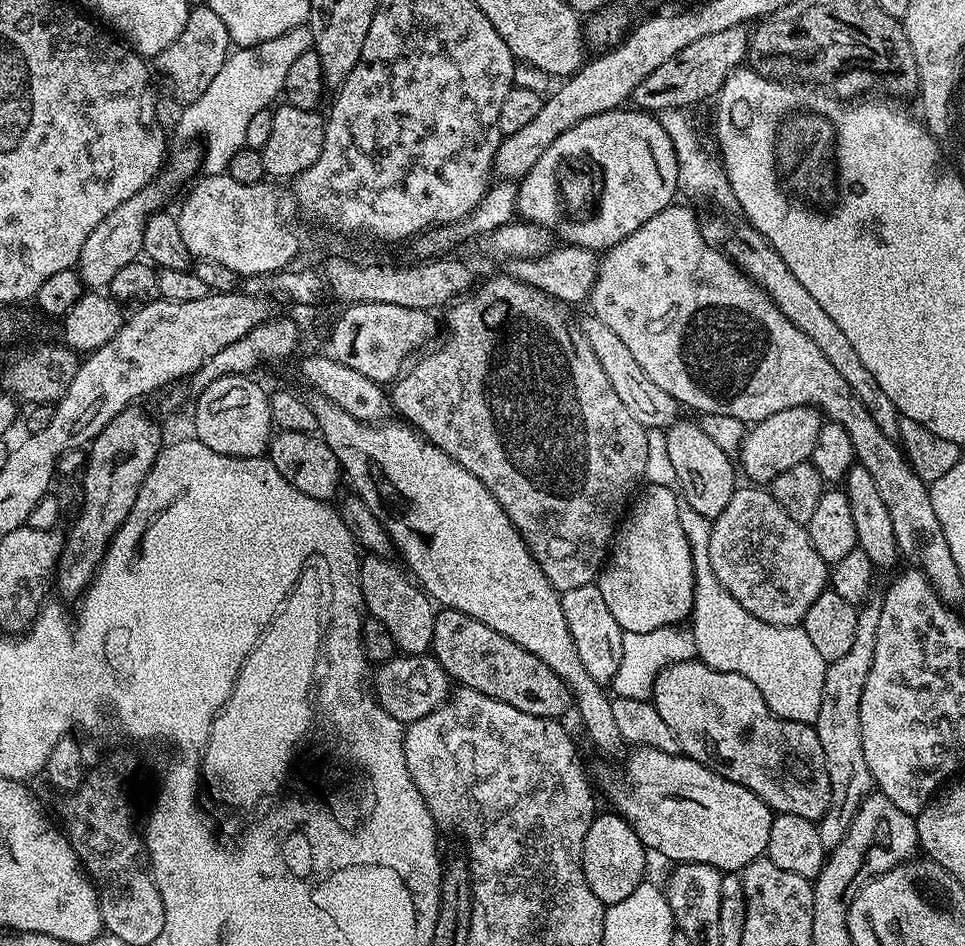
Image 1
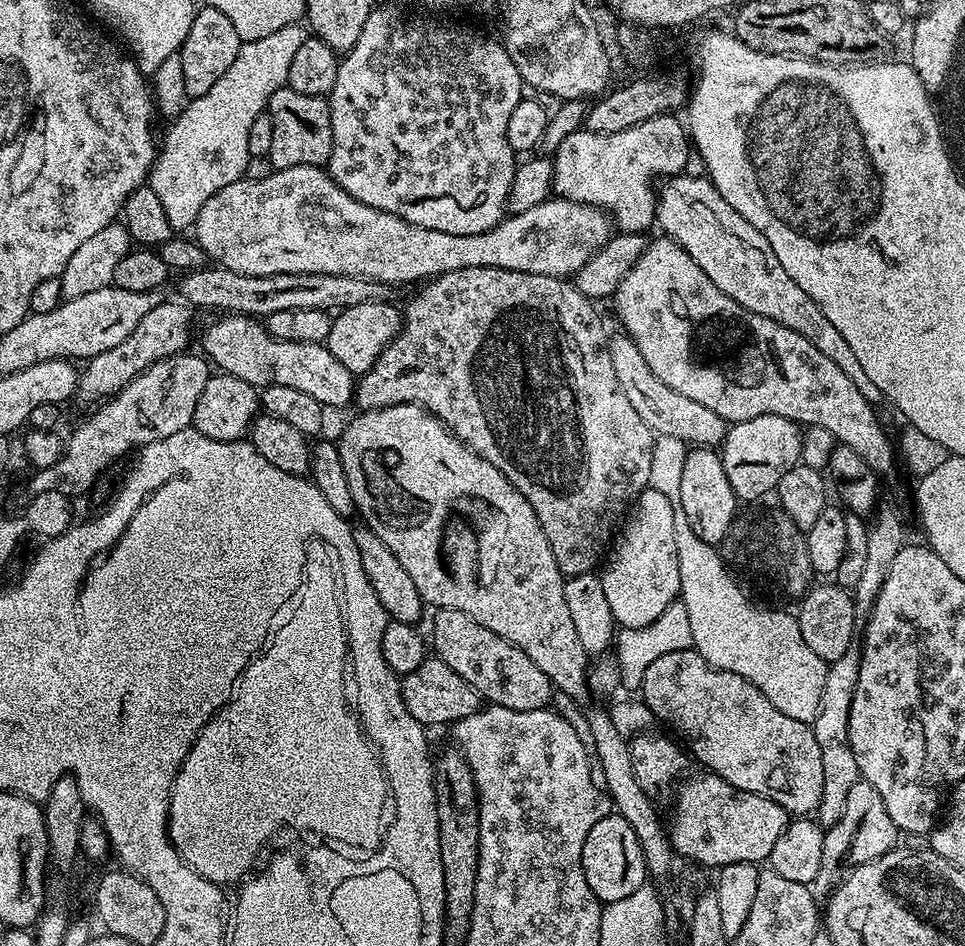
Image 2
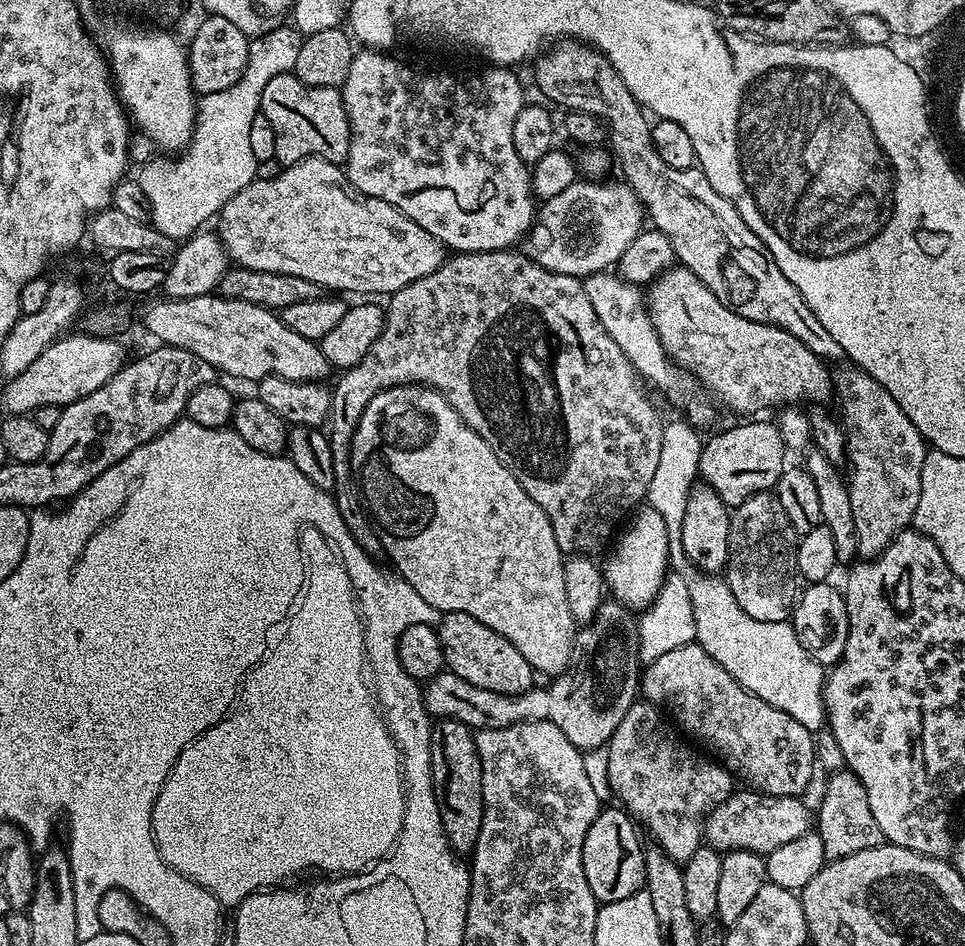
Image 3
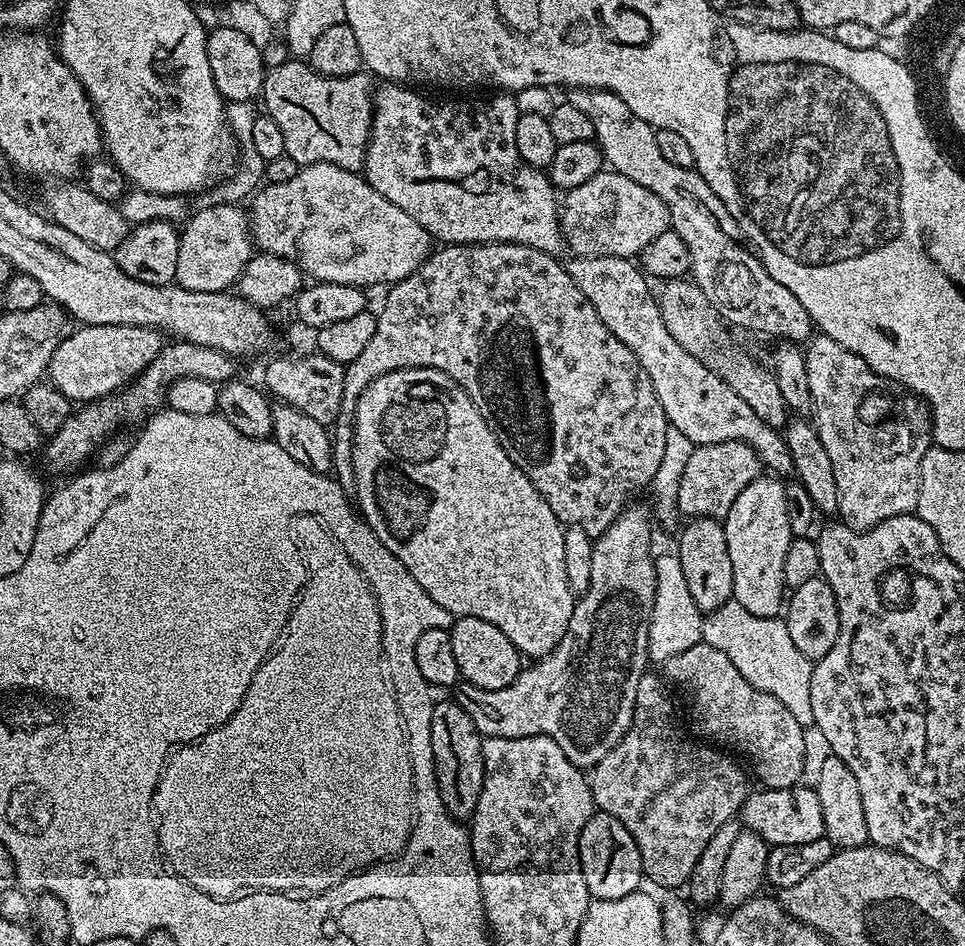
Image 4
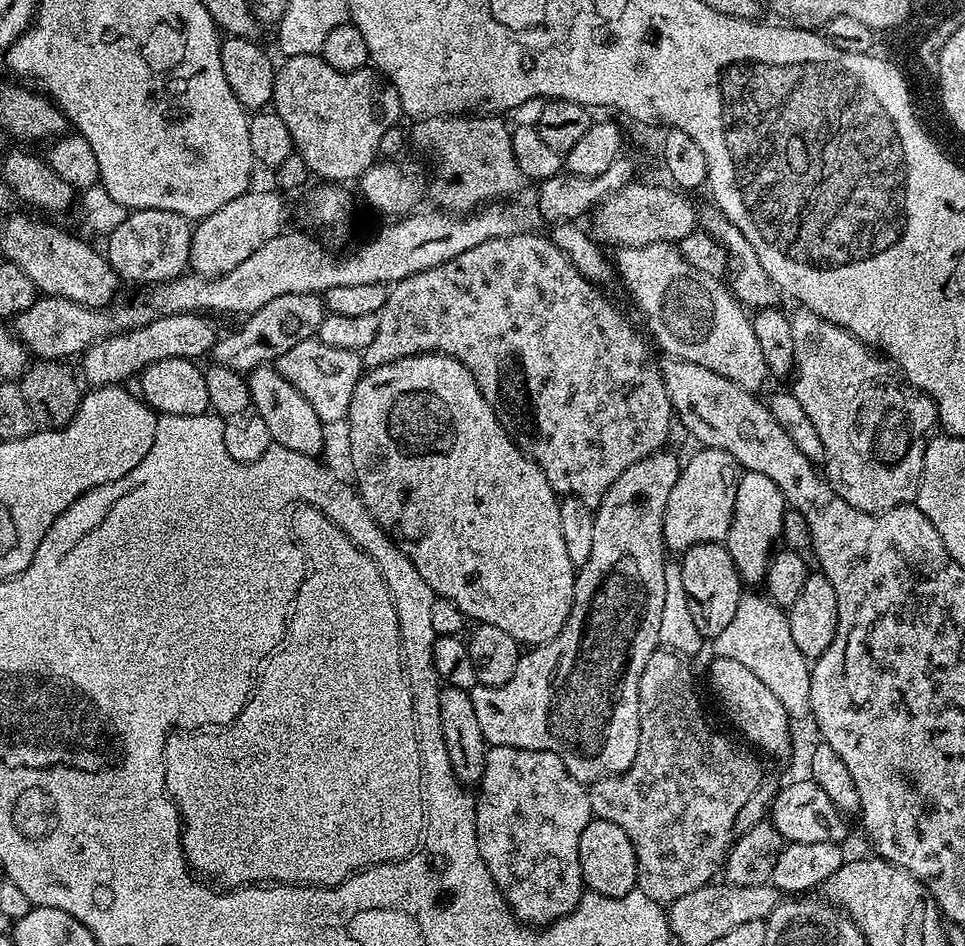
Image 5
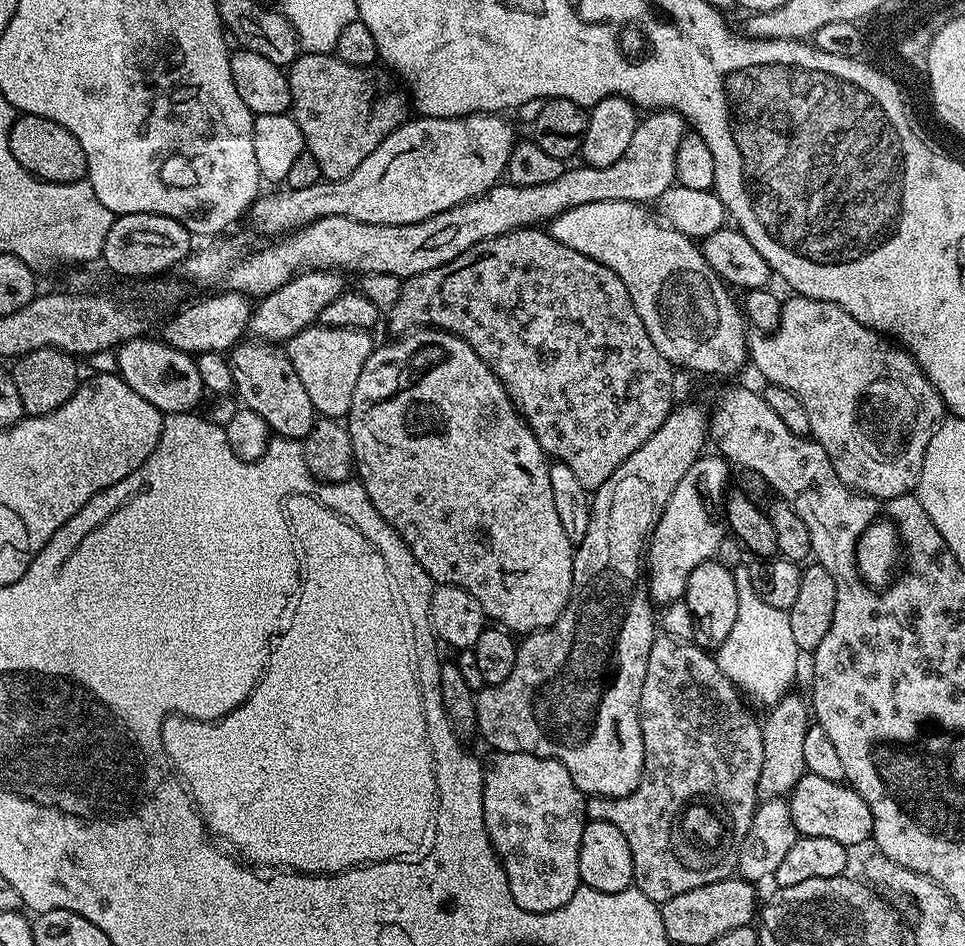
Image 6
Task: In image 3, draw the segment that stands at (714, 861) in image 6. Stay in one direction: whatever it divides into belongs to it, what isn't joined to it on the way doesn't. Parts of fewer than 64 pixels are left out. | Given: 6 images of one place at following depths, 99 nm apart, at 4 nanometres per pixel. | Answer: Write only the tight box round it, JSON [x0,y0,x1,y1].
[606,702,734,862]

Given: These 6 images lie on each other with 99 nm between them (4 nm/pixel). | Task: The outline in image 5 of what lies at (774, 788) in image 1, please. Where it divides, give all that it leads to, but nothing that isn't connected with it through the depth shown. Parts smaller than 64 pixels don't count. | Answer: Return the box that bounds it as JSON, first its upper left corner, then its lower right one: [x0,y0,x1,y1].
[708,656,792,756]

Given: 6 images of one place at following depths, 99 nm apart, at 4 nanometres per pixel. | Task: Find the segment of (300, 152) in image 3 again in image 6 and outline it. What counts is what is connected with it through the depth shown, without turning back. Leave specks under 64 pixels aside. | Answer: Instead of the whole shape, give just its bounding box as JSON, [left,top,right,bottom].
[287,52,406,180]

